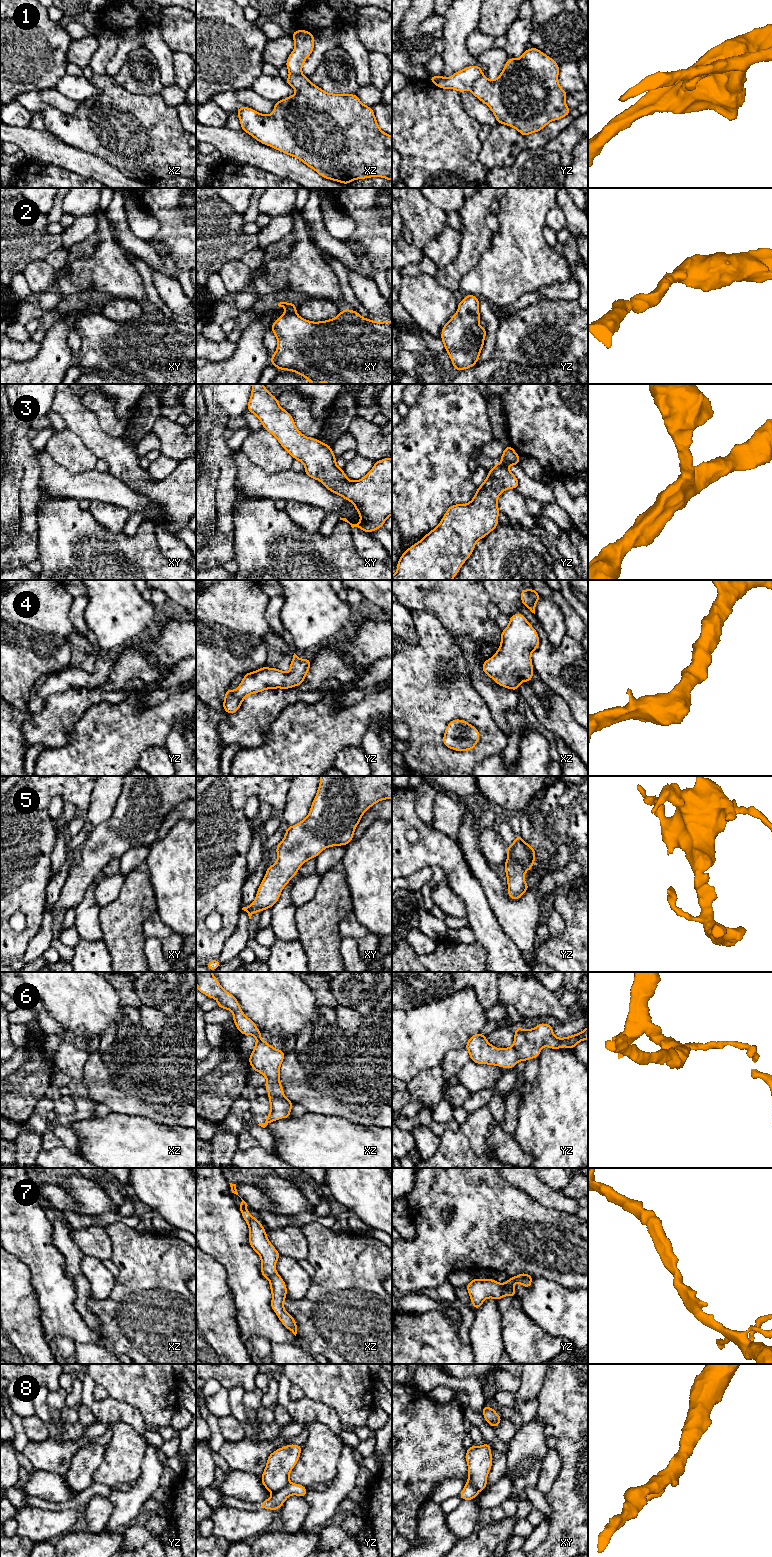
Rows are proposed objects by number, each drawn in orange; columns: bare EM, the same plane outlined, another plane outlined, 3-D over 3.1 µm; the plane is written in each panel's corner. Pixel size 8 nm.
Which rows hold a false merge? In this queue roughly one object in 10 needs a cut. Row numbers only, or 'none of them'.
1, 8

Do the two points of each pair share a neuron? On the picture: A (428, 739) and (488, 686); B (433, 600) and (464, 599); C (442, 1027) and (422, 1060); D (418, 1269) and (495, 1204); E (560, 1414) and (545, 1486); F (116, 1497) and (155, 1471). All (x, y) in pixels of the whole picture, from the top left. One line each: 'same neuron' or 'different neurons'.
A: different neurons
B: same neuron
C: same neuron
D: same neuron
E: different neurons
F: same neuron

